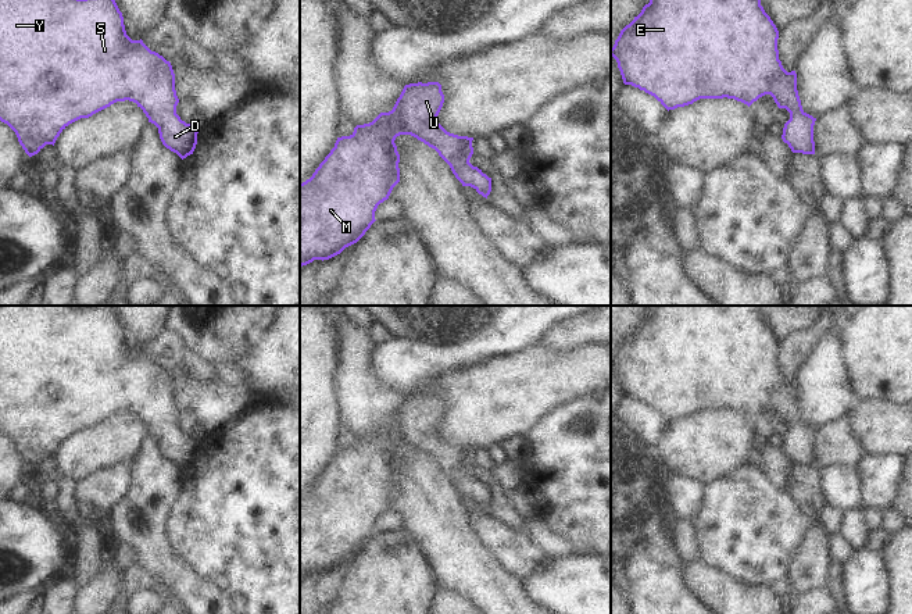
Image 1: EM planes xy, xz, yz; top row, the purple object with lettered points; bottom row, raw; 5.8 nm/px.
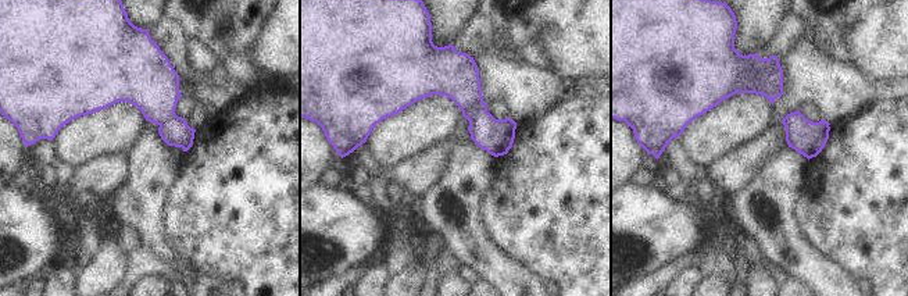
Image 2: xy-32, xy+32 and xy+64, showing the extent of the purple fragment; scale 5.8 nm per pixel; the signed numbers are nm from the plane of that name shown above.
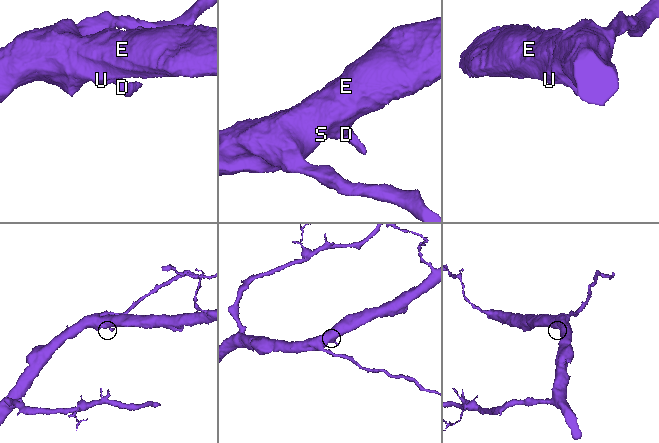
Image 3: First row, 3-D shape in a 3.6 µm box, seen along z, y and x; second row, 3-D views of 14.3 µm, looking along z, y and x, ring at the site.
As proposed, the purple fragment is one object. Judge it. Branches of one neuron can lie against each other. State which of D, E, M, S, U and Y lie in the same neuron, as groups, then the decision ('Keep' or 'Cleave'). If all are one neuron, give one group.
Groups: D E M S U Y. Keep.

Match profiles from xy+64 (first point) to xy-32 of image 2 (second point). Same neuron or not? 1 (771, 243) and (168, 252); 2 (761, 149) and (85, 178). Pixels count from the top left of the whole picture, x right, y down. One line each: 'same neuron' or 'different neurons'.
1: same neuron
2: same neuron

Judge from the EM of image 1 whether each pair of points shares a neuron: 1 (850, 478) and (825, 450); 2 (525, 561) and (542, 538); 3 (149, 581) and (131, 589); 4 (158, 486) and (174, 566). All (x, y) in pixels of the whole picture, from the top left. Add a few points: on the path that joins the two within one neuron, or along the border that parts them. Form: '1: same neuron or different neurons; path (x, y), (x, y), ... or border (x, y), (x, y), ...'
1: different neurons; border (857, 464), (830, 464), (819, 470)
2: different neurons; border (508, 527), (524, 532), (551, 559)
3: same neuron; path (145, 581), (139, 581), (135, 585)
4: same neuron; path (145, 506), (152, 523), (152, 543), (154, 546)

